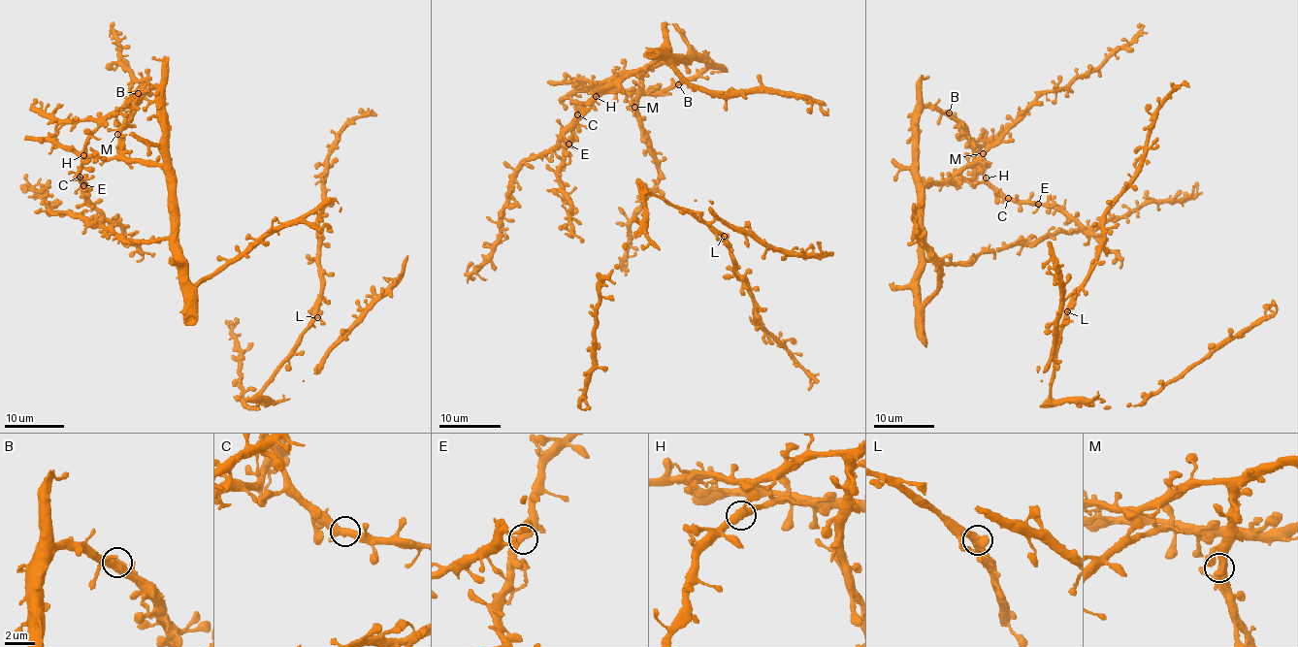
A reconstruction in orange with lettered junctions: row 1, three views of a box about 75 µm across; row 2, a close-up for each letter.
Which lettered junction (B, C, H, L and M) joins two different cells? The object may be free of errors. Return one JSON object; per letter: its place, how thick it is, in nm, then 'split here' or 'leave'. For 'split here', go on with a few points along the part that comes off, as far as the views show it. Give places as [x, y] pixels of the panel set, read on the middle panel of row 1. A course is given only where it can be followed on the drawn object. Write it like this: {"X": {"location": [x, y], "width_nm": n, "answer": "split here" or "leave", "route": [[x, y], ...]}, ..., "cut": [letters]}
{"B": {"location": [678, 84], "width_nm": 380, "answer": "leave"}, "C": {"location": [577, 114], "width_nm": 380, "answer": "leave"}, "H": {"location": [596, 96], "width_nm": 400, "answer": "leave"}, "L": {"location": [724, 236], "width_nm": 400, "answer": "leave"}, "M": {"location": [634, 107], "width_nm": 380, "answer": "leave"}, "cut": []}

